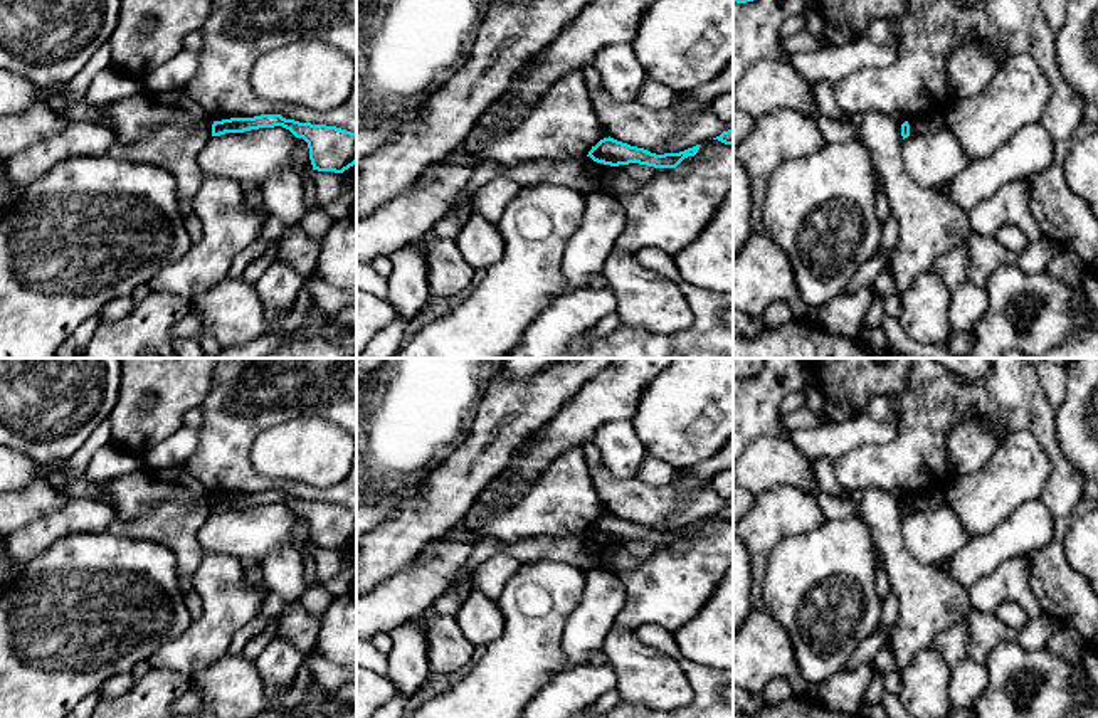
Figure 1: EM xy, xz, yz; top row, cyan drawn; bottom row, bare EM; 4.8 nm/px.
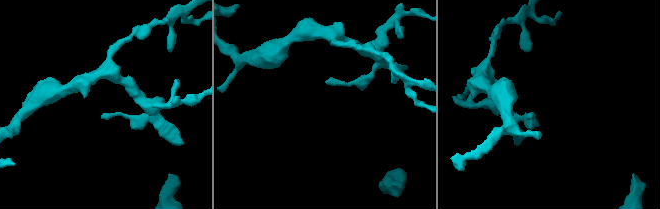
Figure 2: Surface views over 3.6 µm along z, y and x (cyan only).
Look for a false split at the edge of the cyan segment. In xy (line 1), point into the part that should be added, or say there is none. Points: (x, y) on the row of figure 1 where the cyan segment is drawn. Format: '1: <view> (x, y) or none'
1: none

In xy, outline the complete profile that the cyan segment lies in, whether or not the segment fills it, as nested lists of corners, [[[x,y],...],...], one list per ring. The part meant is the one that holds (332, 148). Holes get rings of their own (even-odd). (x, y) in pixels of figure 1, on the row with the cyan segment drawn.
[[[281,114],[214,121],[212,136],[274,126],[282,126],[308,143],[313,170],[343,173],[356,163],[356,133],[336,126],[299,123]]]

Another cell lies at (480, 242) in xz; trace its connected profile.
[[[478,214],[469,215],[454,242],[472,269],[488,269],[504,252],[504,240],[496,225]]]

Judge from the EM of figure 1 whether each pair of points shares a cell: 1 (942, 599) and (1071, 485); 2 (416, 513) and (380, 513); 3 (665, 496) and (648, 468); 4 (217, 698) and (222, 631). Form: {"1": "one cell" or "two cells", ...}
{"1": "two cells", "2": "two cells", "3": "two cells", "4": "two cells"}

